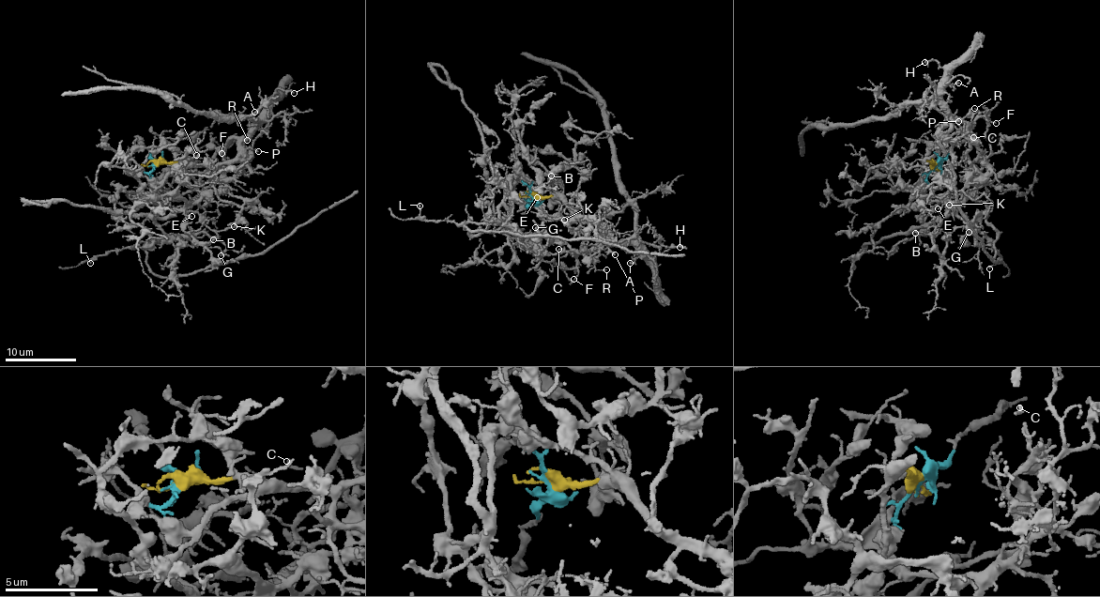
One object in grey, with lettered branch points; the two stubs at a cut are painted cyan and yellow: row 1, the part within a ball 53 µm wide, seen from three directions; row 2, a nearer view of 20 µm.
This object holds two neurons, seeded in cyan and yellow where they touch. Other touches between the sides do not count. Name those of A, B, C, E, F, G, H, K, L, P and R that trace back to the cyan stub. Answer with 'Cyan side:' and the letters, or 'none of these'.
Cyan side: B, E, G, K, L

